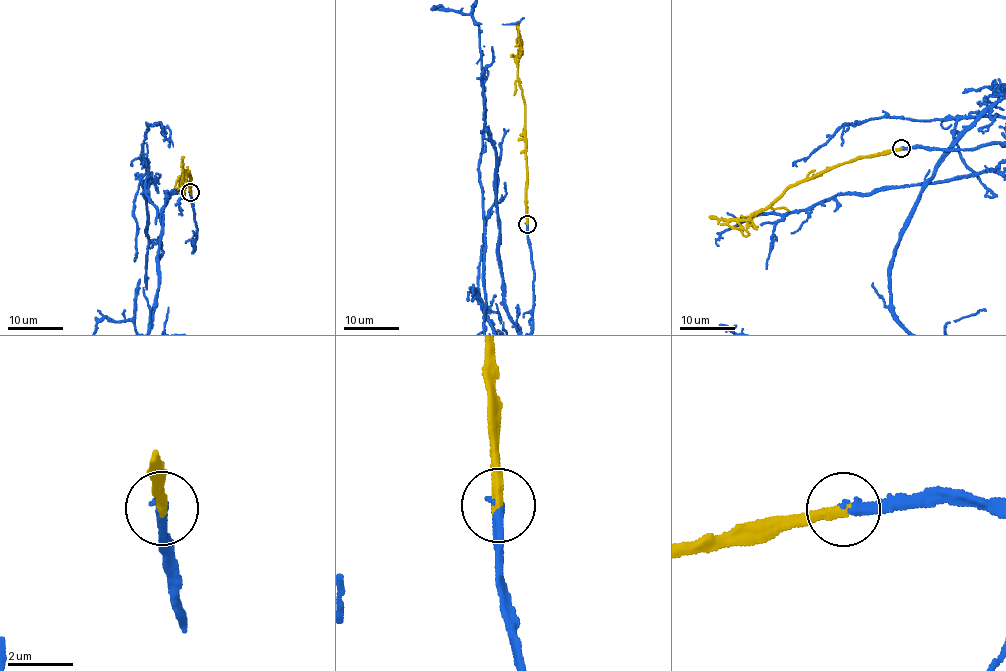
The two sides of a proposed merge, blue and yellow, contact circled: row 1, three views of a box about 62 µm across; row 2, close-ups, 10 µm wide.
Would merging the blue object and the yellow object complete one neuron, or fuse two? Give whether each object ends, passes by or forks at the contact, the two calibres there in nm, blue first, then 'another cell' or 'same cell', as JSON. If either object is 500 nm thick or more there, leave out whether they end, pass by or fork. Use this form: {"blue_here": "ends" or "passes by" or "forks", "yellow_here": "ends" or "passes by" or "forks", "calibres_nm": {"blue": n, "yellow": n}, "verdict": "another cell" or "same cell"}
{"blue_here": "passes by", "yellow_here": "ends", "calibres_nm": {"blue": 190, "yellow": 360}, "verdict": "same cell"}

